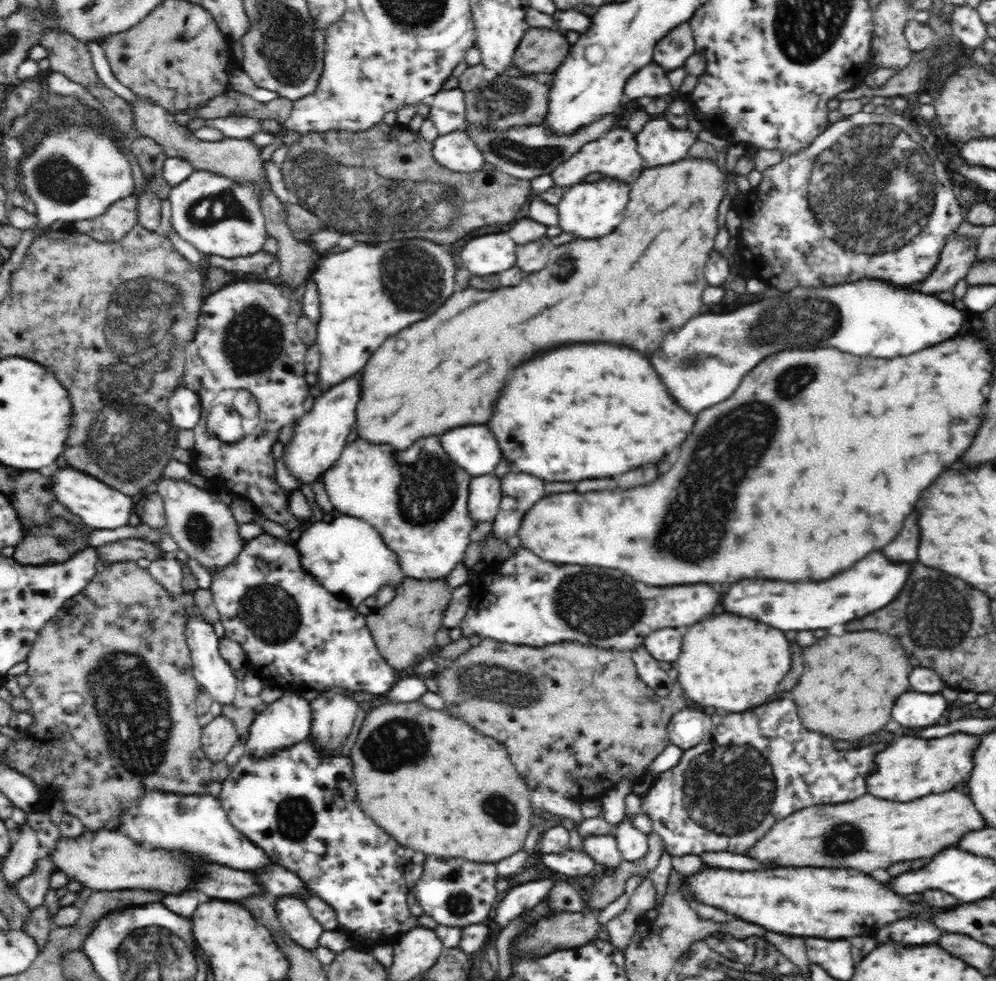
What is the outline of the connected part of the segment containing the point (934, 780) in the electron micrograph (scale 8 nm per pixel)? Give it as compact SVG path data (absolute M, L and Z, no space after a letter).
M949 734L944 738L922 740L902 736L880 758L876 758L876 770L868 776L868 792L878 798L910 802L926 794L938 794L956 788L968 780L972 772L972 756L980 746L979 735Z

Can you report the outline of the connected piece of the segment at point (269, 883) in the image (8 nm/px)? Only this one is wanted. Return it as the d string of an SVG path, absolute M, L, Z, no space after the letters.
M272 861L264 868L270 868L268 874L254 872L254 876L260 882L260 886L264 888L264 892L270 892L269 895L272 897L298 896L302 899L306 898L306 887L299 876Z

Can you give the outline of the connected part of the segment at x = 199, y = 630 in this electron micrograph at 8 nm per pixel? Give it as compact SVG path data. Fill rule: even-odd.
M200 615L190 618L188 626L185 626L185 639L191 650L191 661L193 664L193 677L197 684L203 688L204 694L212 697L212 700L221 705L234 705L236 693L240 688L232 667L221 657L219 653L219 639L212 625L207 624Z

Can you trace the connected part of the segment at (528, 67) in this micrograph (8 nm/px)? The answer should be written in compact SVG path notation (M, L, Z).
M529 27L515 50L513 64L525 73L552 74L568 56L570 46L563 30Z

